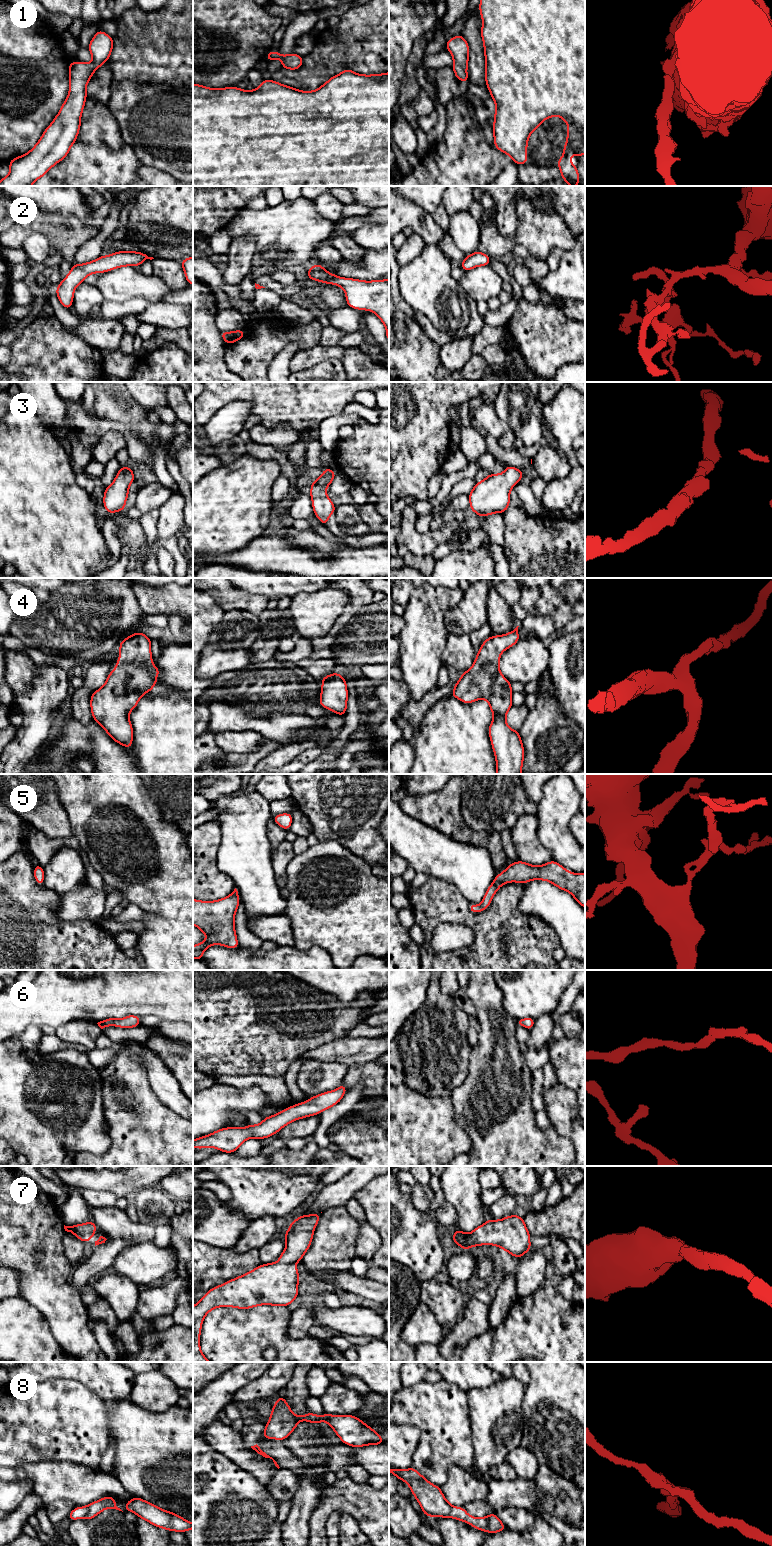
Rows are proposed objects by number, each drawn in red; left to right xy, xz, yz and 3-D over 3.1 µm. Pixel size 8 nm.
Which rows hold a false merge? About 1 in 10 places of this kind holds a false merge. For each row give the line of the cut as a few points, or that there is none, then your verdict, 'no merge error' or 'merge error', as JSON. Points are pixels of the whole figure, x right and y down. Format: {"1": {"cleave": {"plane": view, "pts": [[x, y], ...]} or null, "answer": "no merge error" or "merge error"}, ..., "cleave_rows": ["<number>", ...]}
{"1": {"cleave": null, "answer": "no merge error"}, "2": {"cleave": null, "answer": "no merge error"}, "3": {"cleave": null, "answer": "no merge error"}, "4": {"cleave": null, "answer": "no merge error"}, "5": {"cleave": null, "answer": "no merge error"}, "6": {"cleave": null, "answer": "no merge error"}, "7": {"cleave": null, "answer": "no merge error"}, "8": {"cleave": null, "answer": "no merge error"}, "cleave_rows": []}

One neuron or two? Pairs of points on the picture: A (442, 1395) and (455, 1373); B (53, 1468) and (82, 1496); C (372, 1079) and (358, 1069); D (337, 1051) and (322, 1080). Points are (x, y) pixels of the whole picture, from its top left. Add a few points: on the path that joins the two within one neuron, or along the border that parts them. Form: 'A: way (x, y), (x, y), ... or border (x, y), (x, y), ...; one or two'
A: border (442, 1378), (456, 1384), (466, 1393); two
B: way (60, 1475), (75, 1489); one
C: way (369, 1076), (365, 1072), (361, 1072); one
D: border (308, 1059), (338, 1061), (347, 1066); two

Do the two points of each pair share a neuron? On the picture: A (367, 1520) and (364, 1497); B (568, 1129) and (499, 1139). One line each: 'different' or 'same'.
A: same
B: different

